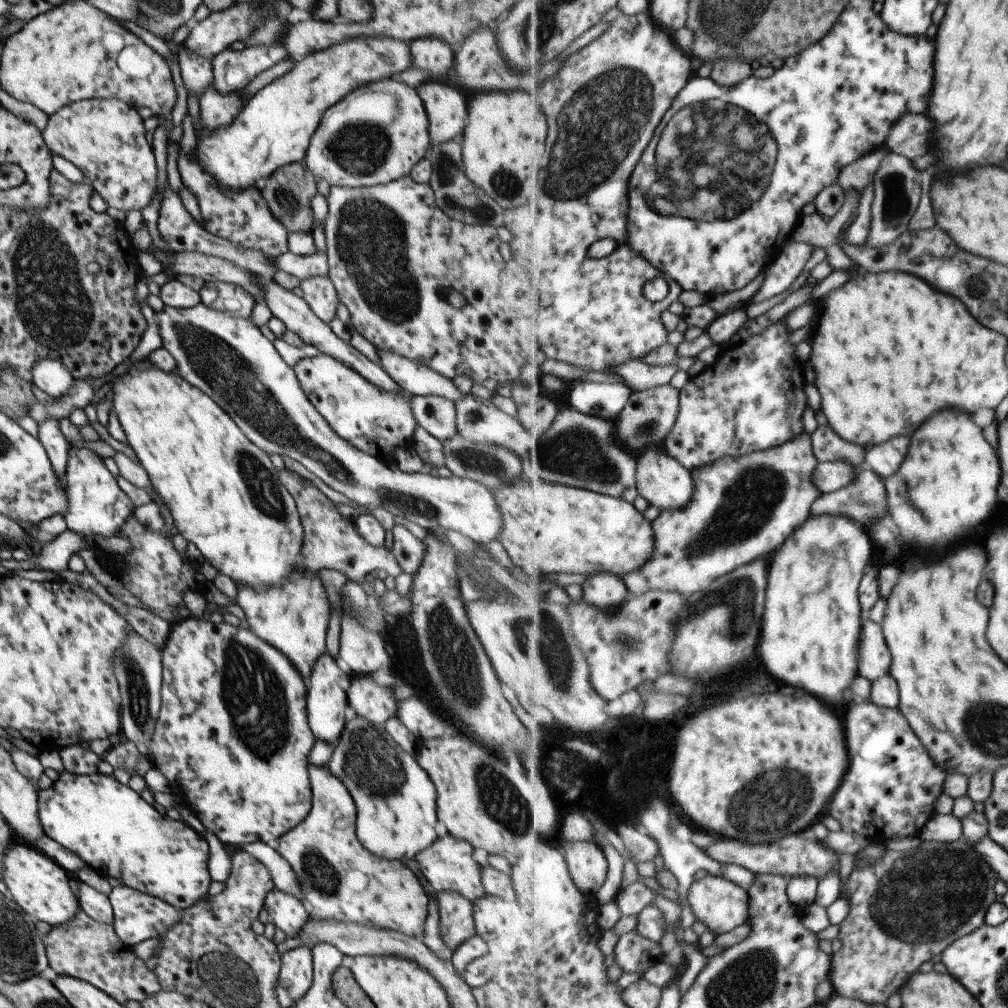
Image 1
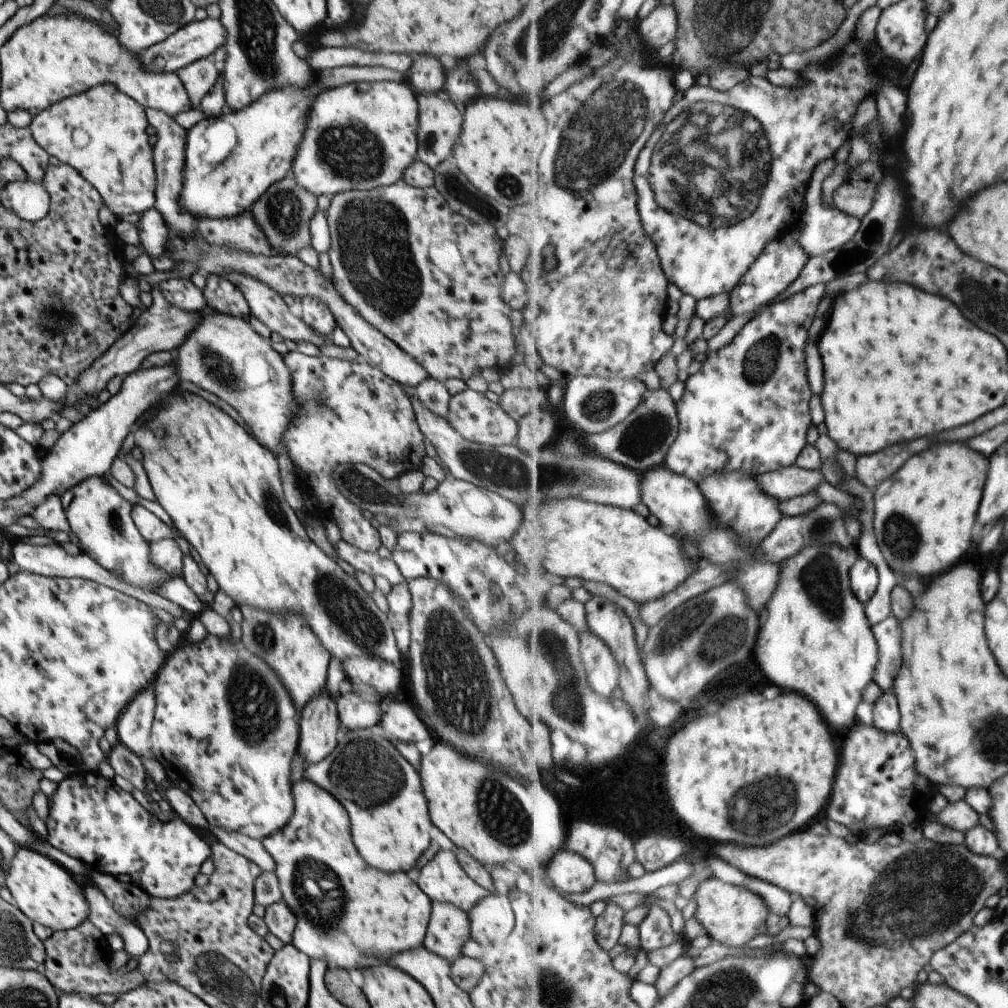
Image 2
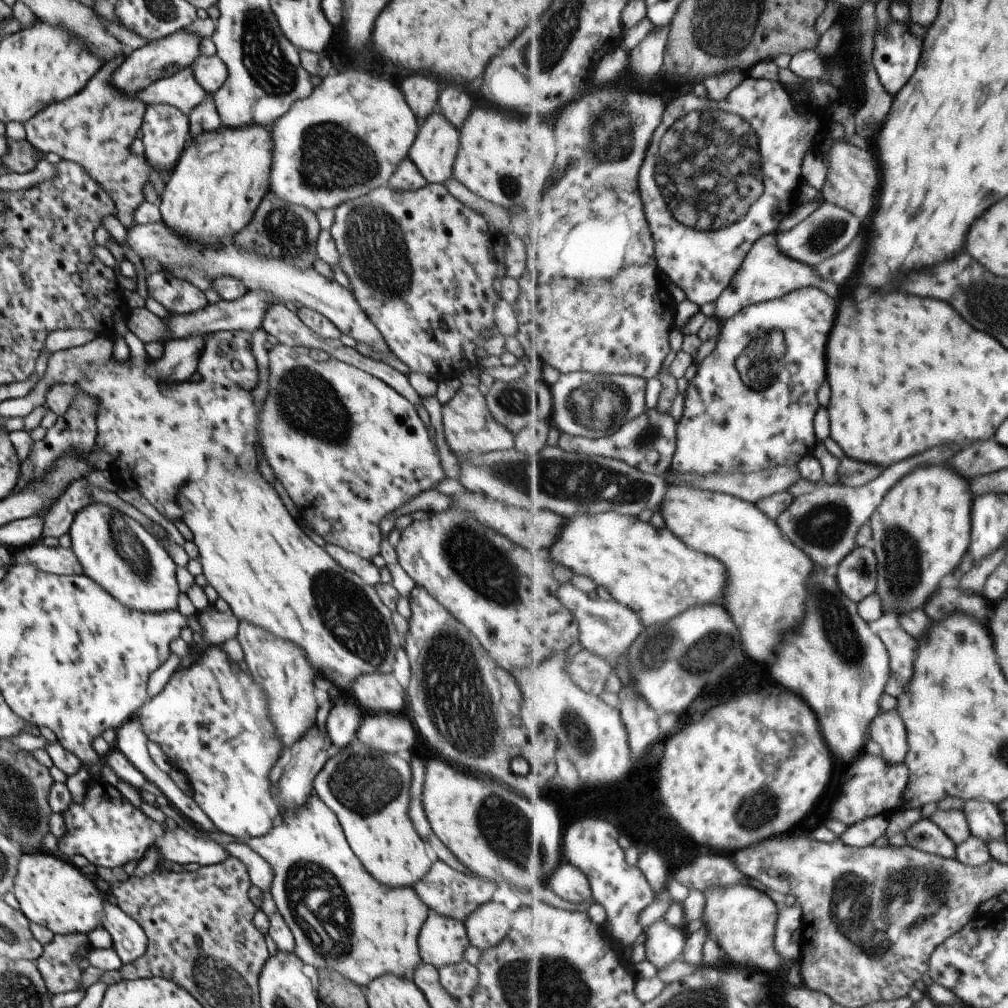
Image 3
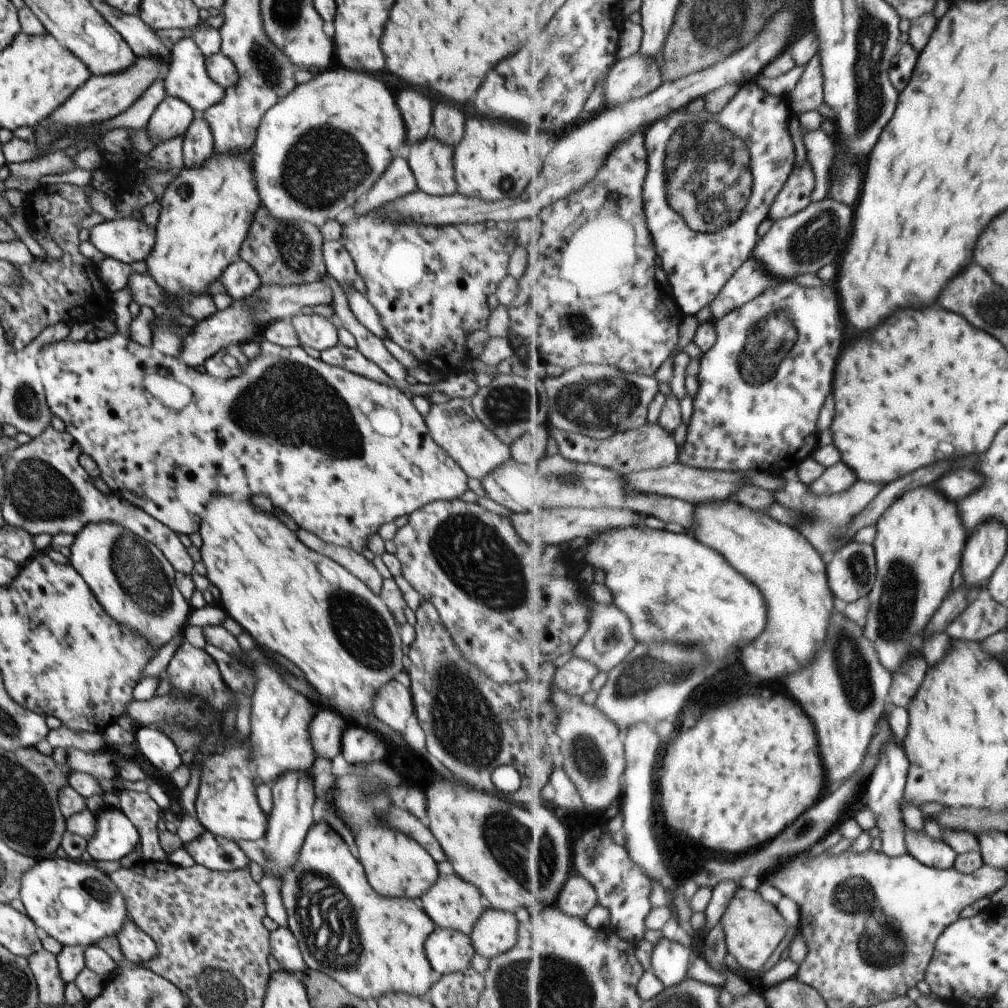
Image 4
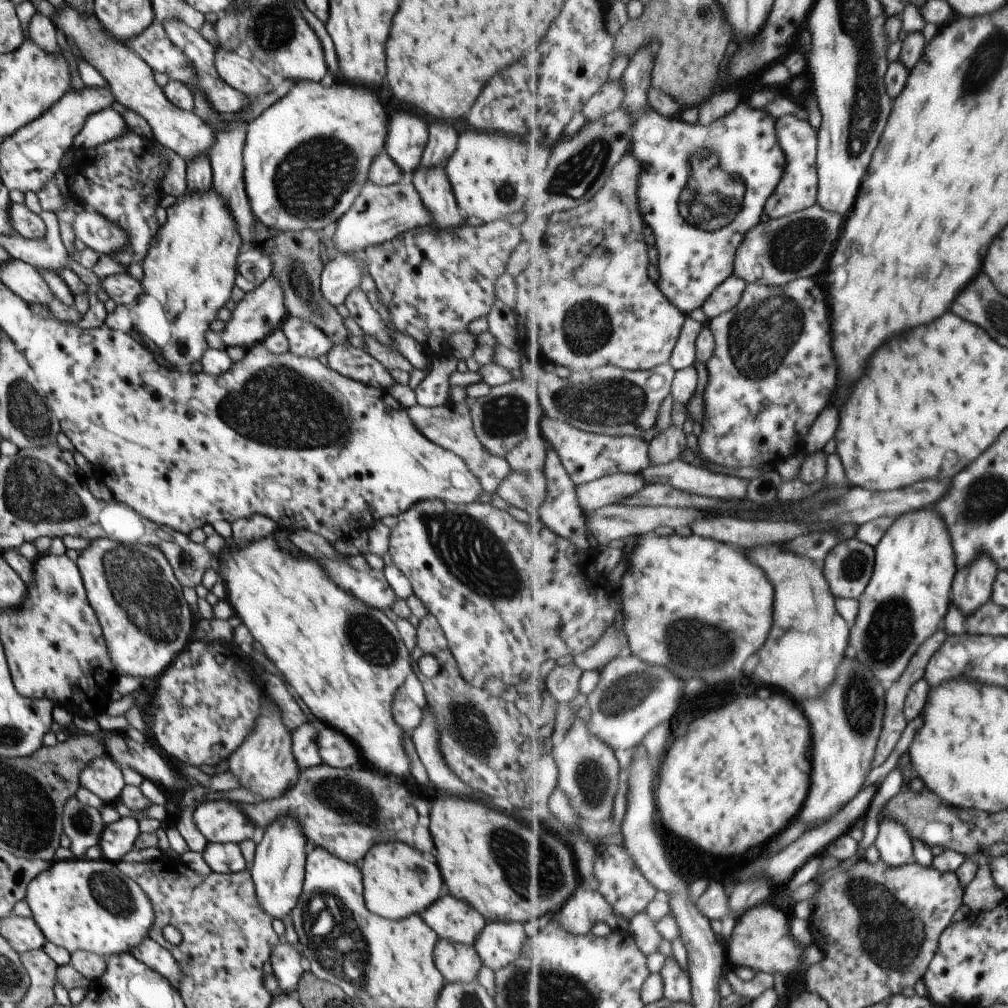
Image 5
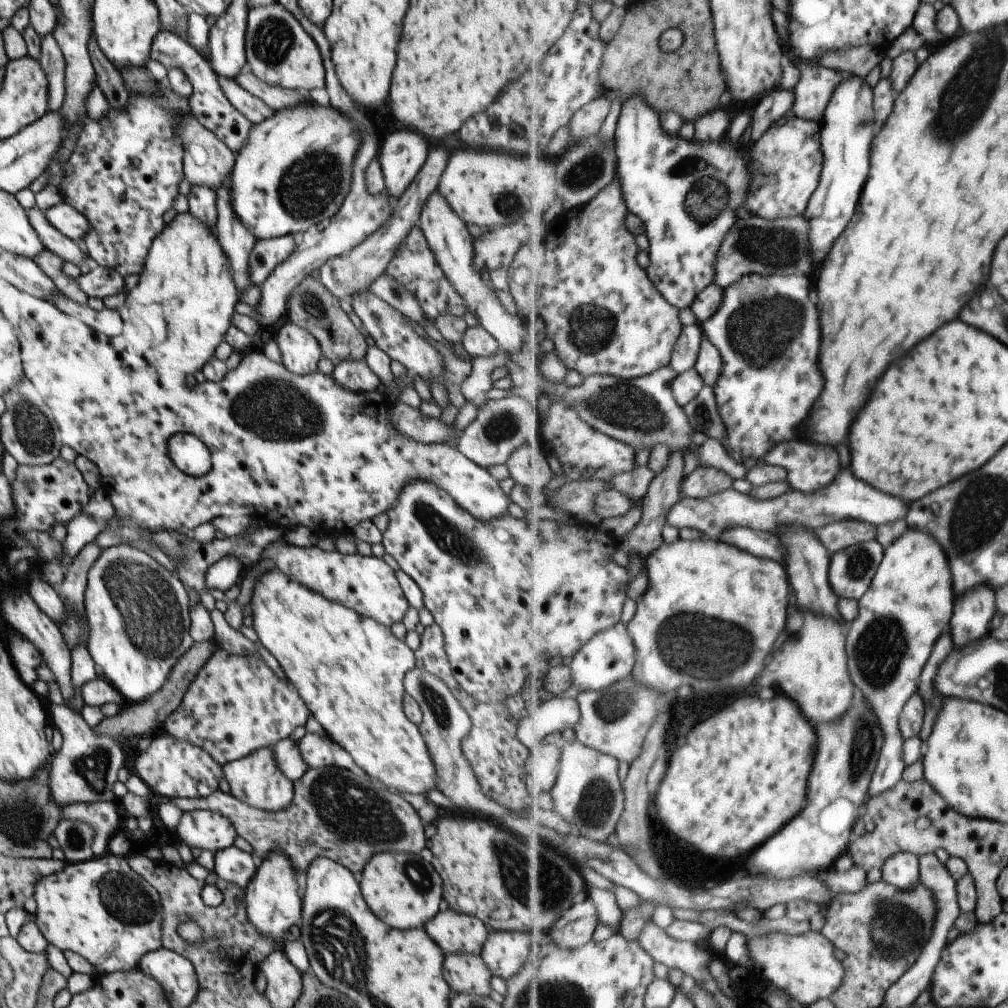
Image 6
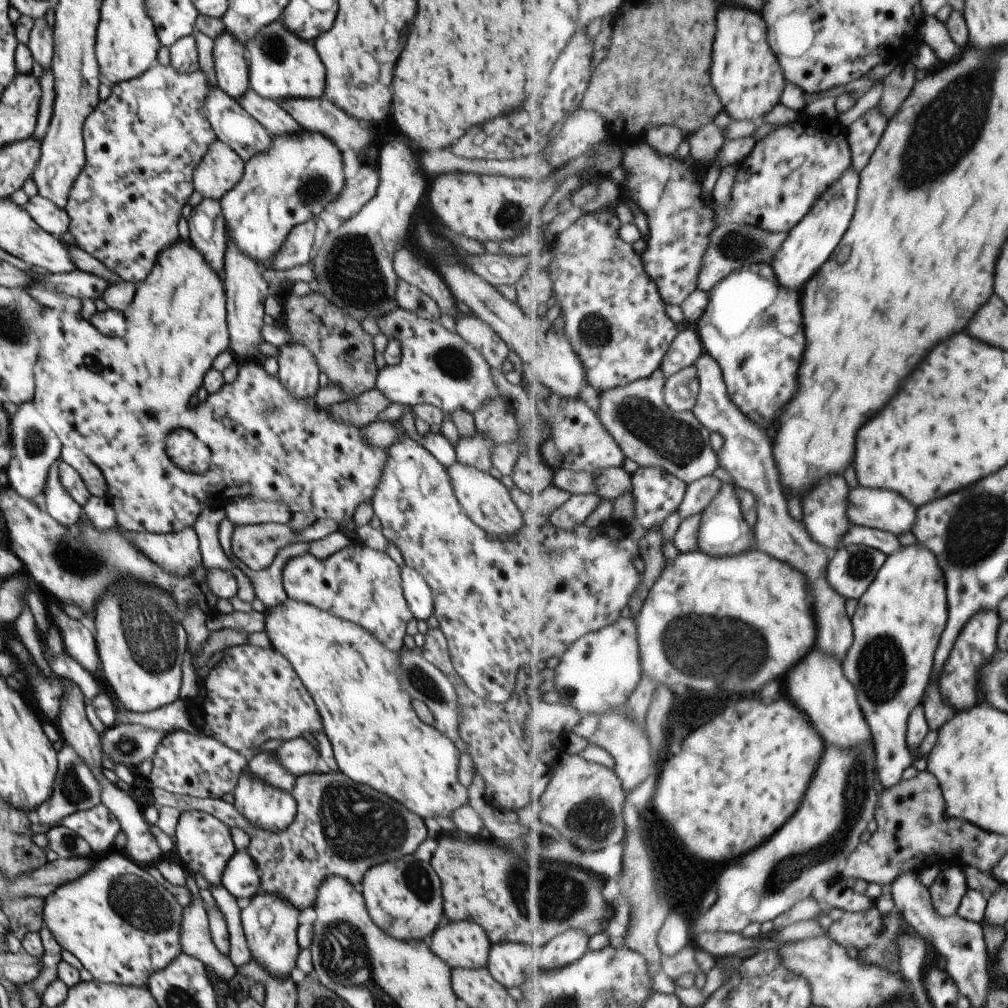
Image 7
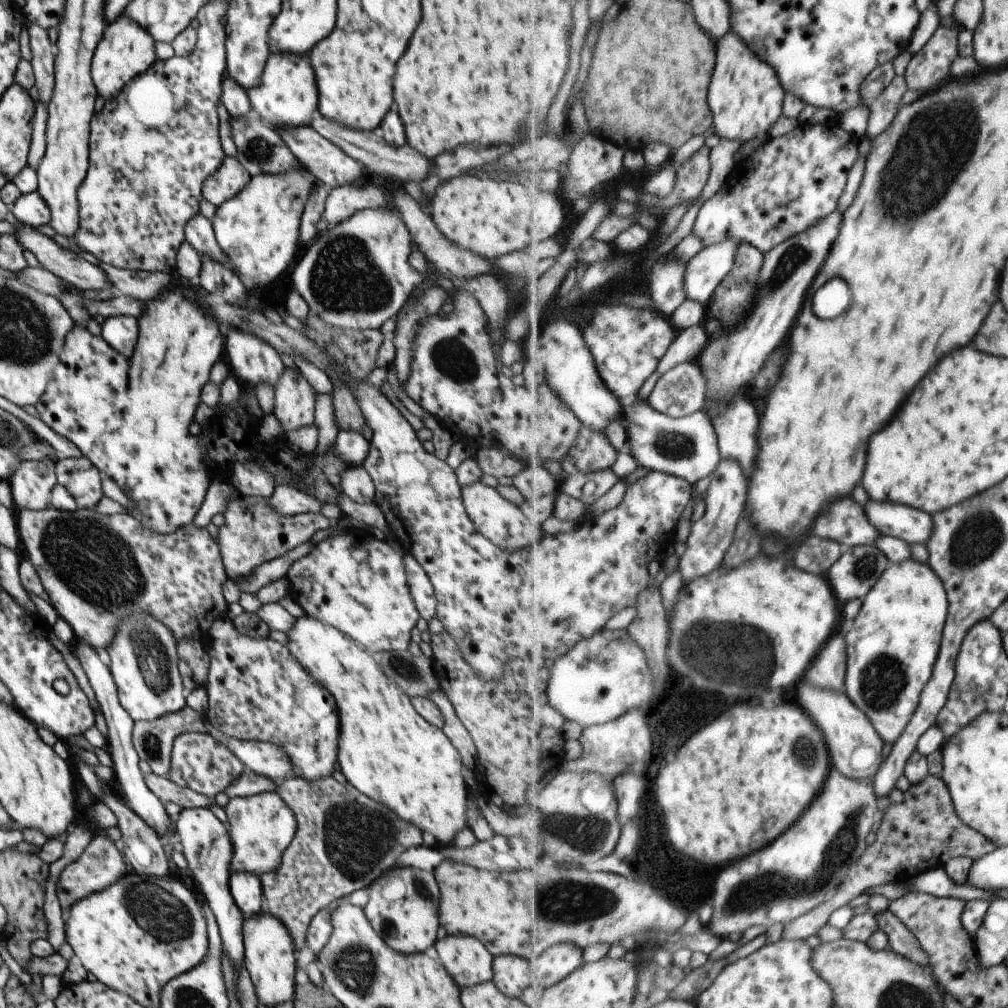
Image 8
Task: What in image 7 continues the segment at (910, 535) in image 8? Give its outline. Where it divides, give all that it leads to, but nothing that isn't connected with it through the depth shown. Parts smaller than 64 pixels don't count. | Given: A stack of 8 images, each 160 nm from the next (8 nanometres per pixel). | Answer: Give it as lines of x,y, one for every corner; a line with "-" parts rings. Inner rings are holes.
857,486
857,488
853,488
851,494
849,494
847,516
849,516
849,520
856,525
881,529
898,535
912,530
918,519
918,511
916,505
911,506
911,504
907,502
907,498
901,496
901,494
897,494
897,492
871,490
871,488

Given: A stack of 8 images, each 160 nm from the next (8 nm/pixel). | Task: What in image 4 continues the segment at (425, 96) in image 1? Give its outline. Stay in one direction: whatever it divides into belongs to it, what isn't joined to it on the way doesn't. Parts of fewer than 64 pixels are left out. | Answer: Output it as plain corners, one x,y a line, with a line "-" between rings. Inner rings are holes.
431,135
409,145
406,162
417,191
439,197
456,193
451,156
452,148
437,142

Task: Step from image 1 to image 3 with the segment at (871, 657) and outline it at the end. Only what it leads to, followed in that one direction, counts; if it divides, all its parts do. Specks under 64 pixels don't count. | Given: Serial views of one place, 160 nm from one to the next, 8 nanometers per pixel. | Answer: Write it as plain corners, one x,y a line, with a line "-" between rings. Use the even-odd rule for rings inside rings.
896,627
892,630
884,629
879,632
879,636
888,648
890,656
892,674
886,692
898,698
903,688
913,678
913,662
915,662
918,640
911,634
907,634
903,627

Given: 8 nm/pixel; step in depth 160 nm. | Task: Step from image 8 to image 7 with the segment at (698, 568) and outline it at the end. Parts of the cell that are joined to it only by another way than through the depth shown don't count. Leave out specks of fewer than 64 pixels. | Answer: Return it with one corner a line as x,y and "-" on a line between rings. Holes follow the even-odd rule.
735,482
725,483
713,502
702,513
700,533
698,536
699,550
705,554
713,556
731,556
731,554
741,554
753,548
753,526
747,524
744,512
742,511
741,501
736,493

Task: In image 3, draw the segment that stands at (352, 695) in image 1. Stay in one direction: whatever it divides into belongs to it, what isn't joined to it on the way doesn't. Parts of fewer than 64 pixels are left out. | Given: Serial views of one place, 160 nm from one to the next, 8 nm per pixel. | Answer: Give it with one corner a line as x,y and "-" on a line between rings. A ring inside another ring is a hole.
343,700
343,704
335,704
329,710
325,730
331,744
341,749
341,746
347,746
347,742
351,742
351,738
355,737
359,724
361,724
361,710
353,702

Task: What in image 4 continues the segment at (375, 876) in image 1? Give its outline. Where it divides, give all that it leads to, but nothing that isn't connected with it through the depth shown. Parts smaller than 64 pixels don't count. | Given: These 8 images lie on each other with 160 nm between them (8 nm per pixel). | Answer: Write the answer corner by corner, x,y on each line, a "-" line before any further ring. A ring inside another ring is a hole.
325,818
307,830
297,864
293,864
293,868
280,880
279,895
287,914
288,930
297,942
307,969
329,976
349,995
361,1000
377,1000
379,996
392,994
428,997
428,990
433,984
430,980
433,970
425,958
424,942
435,928
433,922
415,906
413,900
377,896
369,888
361,864
351,856
342,838
329,828

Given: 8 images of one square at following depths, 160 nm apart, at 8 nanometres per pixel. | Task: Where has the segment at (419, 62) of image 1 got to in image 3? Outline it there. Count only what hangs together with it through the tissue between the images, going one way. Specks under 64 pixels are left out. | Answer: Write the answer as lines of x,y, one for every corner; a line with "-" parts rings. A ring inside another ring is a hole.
421,74
407,76
401,84
401,92
418,121
427,118
436,109
437,82
429,76
421,76

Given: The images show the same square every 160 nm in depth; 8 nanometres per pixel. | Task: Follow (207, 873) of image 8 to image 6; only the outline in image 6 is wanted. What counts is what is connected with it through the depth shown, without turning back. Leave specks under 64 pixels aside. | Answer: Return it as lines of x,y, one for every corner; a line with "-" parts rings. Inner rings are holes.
203,809
183,811
173,833
189,850
197,848
211,852
232,846
236,837
229,820

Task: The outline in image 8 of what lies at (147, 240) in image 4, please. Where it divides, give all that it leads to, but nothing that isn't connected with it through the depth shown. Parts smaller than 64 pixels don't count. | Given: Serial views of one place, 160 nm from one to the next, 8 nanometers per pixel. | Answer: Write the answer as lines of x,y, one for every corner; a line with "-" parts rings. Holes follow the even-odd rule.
36,190
20,195
8,208
17,223
29,225
34,229
49,224
49,209

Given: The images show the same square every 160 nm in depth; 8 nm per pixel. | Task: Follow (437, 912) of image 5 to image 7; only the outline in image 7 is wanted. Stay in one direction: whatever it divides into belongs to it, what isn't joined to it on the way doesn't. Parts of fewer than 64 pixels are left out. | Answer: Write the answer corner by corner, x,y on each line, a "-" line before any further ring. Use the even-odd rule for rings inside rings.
471,921
449,922
429,936
431,952
451,969
484,967
489,947
487,935

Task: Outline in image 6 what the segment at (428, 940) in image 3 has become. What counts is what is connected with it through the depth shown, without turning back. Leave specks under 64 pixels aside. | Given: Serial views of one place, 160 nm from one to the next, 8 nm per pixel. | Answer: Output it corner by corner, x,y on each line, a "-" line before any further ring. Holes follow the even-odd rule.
469,954
445,955
442,964
442,976
452,994
465,993
479,996
491,996
489,970
479,955

